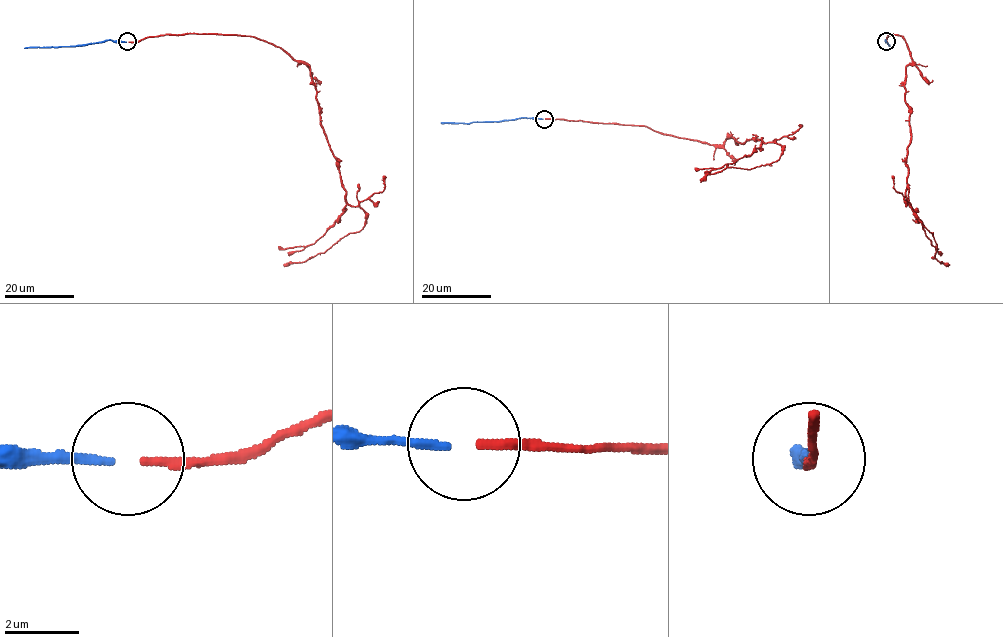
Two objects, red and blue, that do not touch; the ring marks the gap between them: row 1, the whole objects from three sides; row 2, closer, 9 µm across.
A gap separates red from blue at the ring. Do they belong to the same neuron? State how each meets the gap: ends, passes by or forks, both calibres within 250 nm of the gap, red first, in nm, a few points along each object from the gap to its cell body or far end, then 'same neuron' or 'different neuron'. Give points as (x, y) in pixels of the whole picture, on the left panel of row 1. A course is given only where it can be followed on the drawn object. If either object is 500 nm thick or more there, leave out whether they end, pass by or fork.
red ends there; blue ends there; 240 nm thick on the red side, 220 nm on the other; red runs (128, 42), (249, 36), (310, 67), (346, 200), (364, 211), (366, 224), (324, 252), (284, 265); blue runs (126, 42), (105, 40), (24, 48); same neuron

